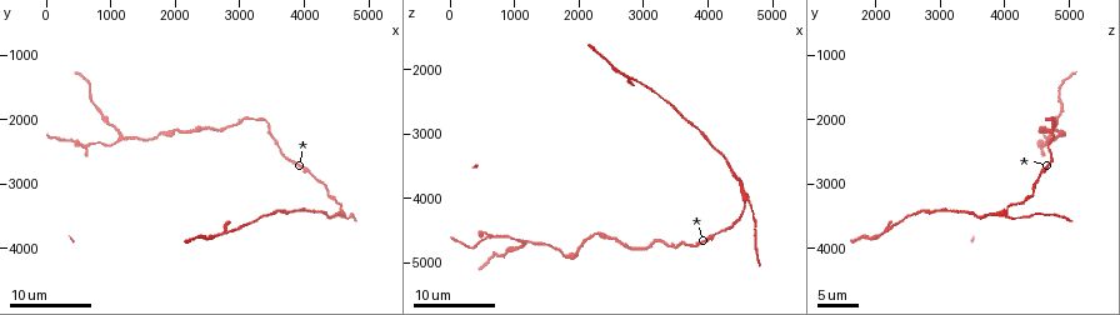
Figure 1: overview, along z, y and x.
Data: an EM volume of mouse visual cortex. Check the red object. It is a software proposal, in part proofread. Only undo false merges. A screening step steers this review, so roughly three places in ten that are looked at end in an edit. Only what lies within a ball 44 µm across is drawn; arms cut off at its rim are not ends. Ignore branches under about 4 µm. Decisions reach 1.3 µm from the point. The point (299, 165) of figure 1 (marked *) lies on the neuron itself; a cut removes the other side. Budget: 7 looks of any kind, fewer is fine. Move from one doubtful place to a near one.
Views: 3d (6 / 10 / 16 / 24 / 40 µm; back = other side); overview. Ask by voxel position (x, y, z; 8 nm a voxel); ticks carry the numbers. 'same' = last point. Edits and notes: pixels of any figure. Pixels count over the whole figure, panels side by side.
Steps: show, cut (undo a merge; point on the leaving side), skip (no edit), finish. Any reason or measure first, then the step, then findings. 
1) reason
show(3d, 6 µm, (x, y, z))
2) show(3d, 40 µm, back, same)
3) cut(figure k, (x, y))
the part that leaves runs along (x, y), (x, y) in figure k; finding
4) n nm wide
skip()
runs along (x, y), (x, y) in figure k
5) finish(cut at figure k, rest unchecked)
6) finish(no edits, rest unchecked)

four-way junction
show(3d, 16 µm, (4600, 3500, 4000))

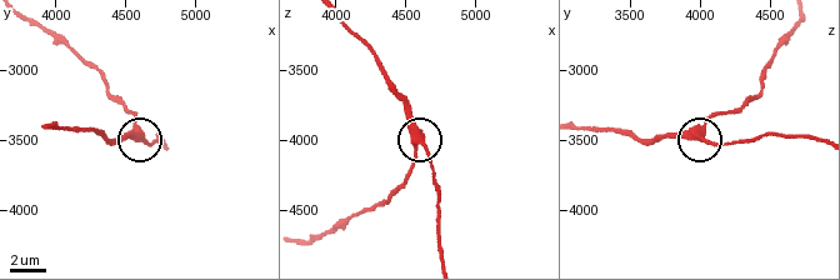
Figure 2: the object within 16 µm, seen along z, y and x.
zoom in
show(3d, 10 µm, (4600, 3500, 4000))

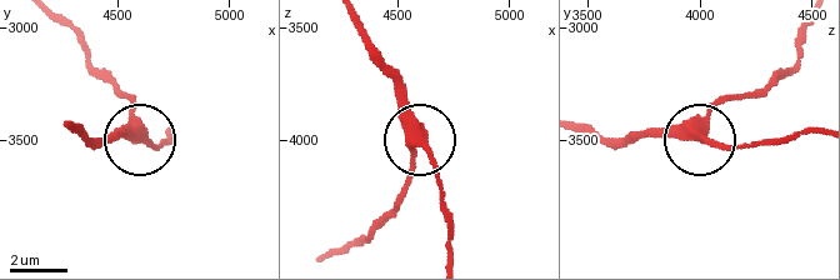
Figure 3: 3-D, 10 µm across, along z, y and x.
340 nm wide
skip()
one neuron here

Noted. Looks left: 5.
arms part here
show(3d, 24 µm, (1150, 2200, 4700))

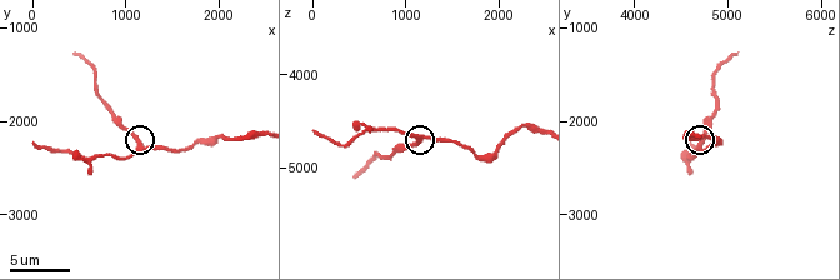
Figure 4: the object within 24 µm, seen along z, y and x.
closer look
show(3d, 10 µm, (1150, 2250, 4700))

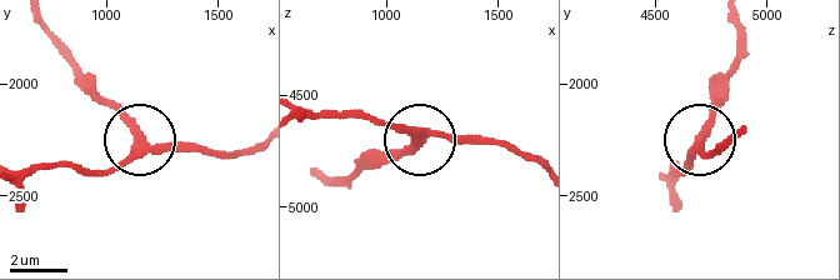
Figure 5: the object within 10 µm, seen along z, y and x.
270 nm wide
skip()
runs along (258, 144), (230, 153), (144, 141), (81, 79) in figure 5; one neuron here

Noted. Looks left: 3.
show(3d, 10 µm, (600, 2500, 4550))

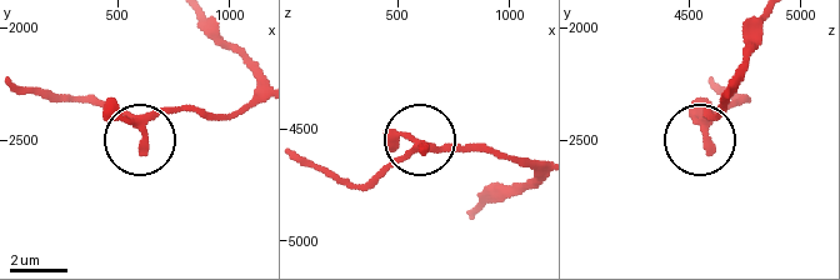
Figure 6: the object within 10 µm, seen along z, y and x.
show(3d, 6 µm, (620, 2490, 4570))

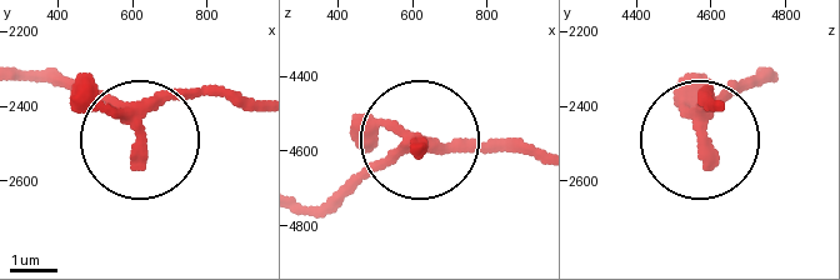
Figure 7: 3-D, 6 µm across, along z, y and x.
side arm 6 µm
cut(figure 7, (358, 175))
a second neuron is stuck on

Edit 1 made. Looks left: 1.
finish(cut at figure 7, rest unchecked)

